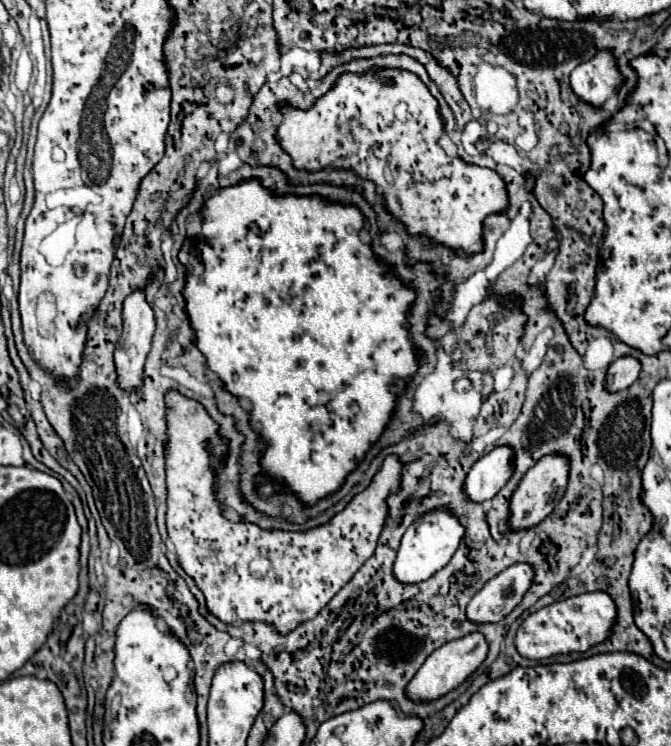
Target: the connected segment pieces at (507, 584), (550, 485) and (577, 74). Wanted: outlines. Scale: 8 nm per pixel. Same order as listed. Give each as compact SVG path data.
M515 563L489 579L469 601L467 617L475 623L497 623L505 619L533 585L533 567L529 563Z
M545 455L541 457L521 479L519 487L515 489L511 497L511 519L509 527L513 529L531 529L537 523L541 523L561 501L567 489L567 479L569 479L569 459L565 455Z
M599 51L593 59L577 65L571 71L573 93L593 109L601 109L623 83L625 77L619 73L611 51Z

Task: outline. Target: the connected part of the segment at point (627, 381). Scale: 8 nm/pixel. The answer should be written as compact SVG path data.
M629 355L619 357L609 365L605 385L609 391L627 389L639 377L639 371L641 371L641 363L635 357L629 357Z

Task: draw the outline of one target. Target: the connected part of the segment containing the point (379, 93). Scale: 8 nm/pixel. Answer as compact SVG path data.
M373 67L363 75L343 73L311 109L297 109L283 101L279 113L283 119L275 137L281 143L281 149L289 153L295 169L353 169L359 179L375 183L377 193L385 201L385 209L409 235L423 235L433 245L443 245L457 255L483 253L483 221L509 207L505 181L495 171L467 163L461 157L449 157L443 147L437 145L437 139L443 133L439 103L415 73L381 67Z

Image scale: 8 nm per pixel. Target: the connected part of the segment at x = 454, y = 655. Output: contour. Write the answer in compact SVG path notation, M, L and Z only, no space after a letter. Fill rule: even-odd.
M469 633L469 635L461 637L461 639L445 643L443 647L435 649L427 657L423 667L417 671L417 675L407 685L407 695L413 701L433 701L433 699L443 697L445 693L459 687L485 661L487 651L489 651L489 645L487 645L487 641L485 641L485 637L481 633Z

